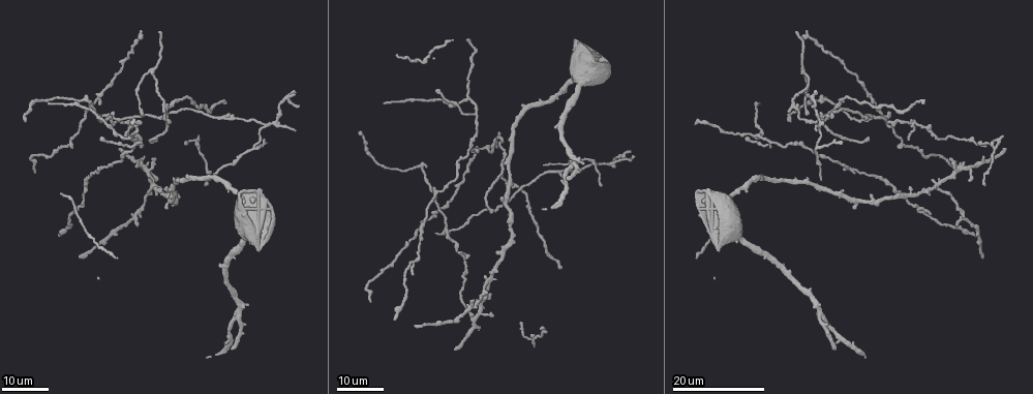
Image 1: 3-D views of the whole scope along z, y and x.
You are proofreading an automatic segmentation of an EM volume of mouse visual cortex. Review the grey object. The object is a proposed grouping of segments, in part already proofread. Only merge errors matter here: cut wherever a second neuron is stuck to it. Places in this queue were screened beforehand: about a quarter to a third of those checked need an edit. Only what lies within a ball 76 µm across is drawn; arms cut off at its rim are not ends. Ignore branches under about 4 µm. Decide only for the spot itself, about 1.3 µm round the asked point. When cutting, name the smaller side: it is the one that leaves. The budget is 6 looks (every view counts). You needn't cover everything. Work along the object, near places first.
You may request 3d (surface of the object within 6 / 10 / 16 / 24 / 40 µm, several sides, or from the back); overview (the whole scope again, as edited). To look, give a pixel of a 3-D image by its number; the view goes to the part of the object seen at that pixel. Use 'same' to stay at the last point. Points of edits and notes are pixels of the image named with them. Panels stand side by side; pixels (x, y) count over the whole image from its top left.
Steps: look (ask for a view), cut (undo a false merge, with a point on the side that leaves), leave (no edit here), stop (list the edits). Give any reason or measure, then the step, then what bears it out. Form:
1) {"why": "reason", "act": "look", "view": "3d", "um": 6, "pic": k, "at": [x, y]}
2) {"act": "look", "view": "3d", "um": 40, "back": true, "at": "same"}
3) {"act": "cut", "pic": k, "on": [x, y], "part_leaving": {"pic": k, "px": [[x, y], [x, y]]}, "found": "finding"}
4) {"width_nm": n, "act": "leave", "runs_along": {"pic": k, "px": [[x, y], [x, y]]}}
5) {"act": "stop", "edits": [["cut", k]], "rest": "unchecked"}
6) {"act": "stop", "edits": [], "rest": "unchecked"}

{"act": "look", "view": "3d", "um": 16, "pic": 1, "at": [471, 145]}

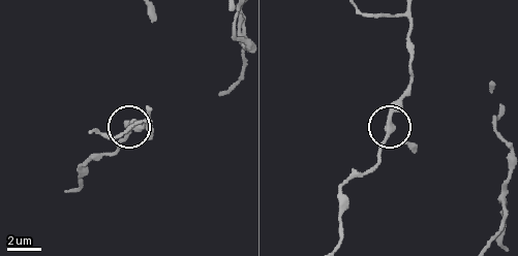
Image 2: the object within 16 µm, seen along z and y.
{"why": "zoom in", "act": "look", "view": "3d", "um": 6, "pic": 2, "at": [389, 125]}

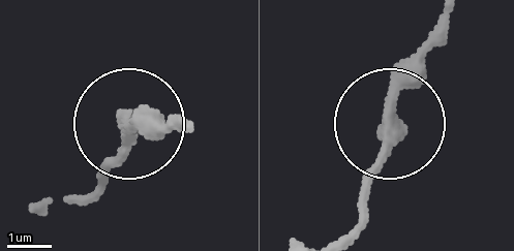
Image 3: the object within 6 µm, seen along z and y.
{"act": "leave", "found": "continuous, no second neuron"}

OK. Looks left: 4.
{"why": "side arm on a straight run", "act": "look", "view": "3d", "um": 16, "pic": 1, "at": [602, 162]}

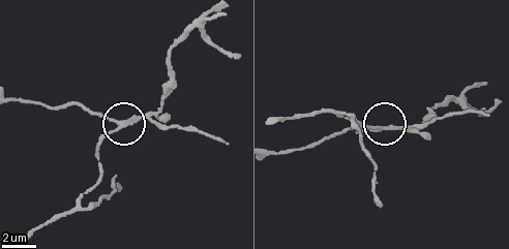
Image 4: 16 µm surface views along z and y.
{"why": "zoom in", "act": "look", "view": "3d", "um": 10, "pic": 4, "at": [119, 125]}

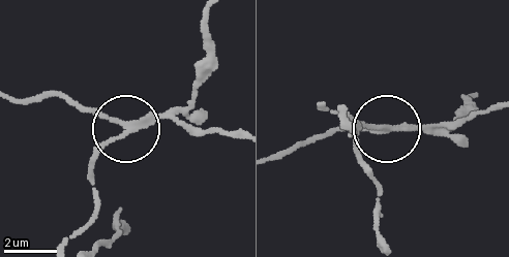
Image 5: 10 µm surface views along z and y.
{"act": "cut", "pic": 5, "on": [107, 118], "part_leaving": {"pic": 5, "px": [[146, 120], [109, 120], [49, 93], [15, 99]]}, "found": "a second neuron is stuck on"}

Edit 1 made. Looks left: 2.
{"act": "stop", "edits": [["cut", 5]], "rest": "unchecked"}

